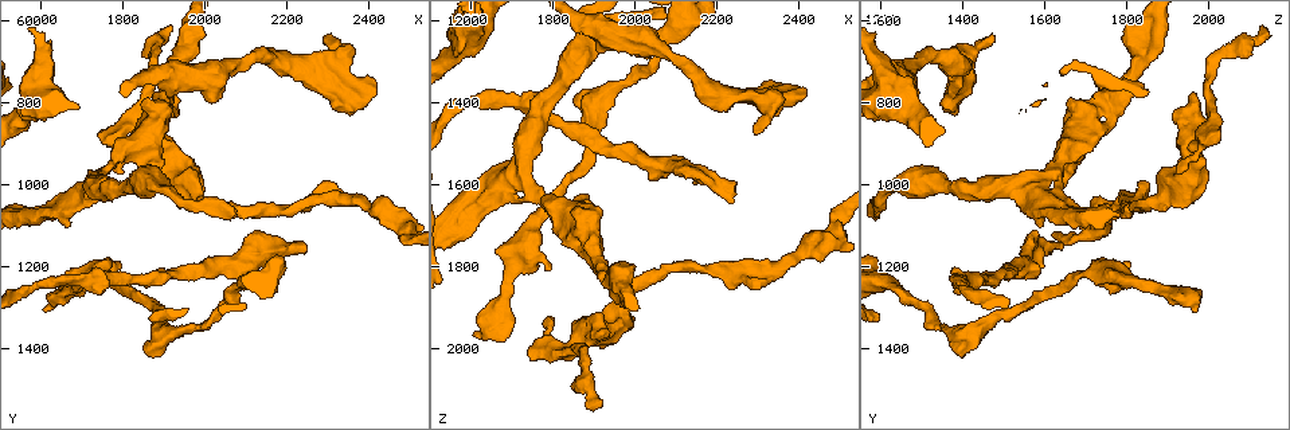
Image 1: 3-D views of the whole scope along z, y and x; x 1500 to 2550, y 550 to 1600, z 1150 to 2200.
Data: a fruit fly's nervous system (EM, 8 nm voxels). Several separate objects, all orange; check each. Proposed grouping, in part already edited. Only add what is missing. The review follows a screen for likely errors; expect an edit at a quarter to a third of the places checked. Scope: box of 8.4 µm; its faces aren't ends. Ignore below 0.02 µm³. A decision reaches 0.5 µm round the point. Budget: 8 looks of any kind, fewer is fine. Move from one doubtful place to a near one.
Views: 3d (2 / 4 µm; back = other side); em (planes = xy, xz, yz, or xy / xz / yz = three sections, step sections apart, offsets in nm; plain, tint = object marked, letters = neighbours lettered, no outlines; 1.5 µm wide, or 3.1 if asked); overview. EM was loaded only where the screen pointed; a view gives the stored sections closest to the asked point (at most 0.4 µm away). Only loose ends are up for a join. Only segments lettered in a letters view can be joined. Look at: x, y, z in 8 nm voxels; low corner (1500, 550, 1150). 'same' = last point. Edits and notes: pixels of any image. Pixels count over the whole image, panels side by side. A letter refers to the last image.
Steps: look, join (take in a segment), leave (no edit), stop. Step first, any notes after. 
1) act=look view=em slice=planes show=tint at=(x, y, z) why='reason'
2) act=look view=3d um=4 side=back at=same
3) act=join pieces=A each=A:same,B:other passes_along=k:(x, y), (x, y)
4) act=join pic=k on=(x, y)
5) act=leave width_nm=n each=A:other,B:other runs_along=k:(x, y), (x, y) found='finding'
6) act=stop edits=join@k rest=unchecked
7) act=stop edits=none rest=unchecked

act=look view=3d um=4 at=(1605, 1305, 1970) why='branch stops here'

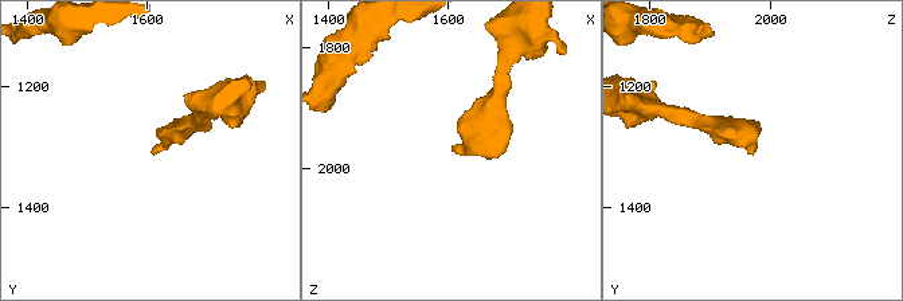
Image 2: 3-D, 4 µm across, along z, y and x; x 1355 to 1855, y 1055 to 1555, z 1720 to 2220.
act=look view=em slice=xz step=4 show=letters at=(1605, 1310, 1965) why='now the EM'

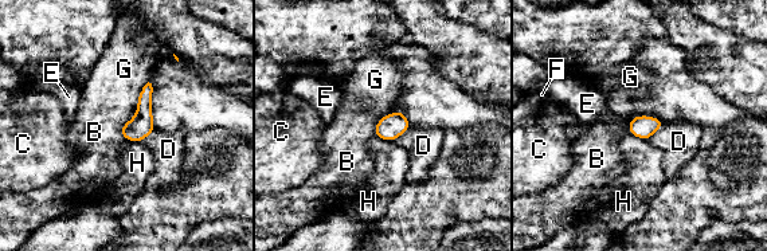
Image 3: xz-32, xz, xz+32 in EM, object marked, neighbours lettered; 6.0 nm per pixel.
act=look view=em slice=planes show=letters at=same why='another direction'

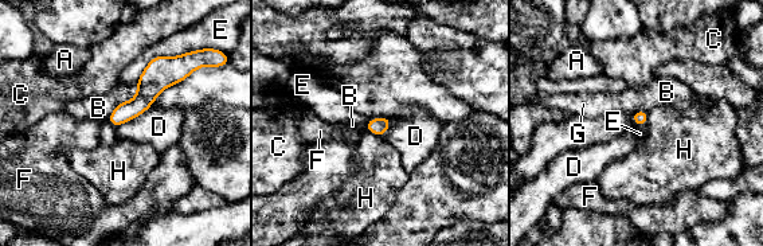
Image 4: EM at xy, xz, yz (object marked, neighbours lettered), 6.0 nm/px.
act=leave longest_contact=D:280nm each=A:other,B:other,C:other,D:other,E:other,F:other,G:other,H:other found='no lettered segment goes on from it'

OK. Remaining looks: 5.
act=look view=3d um=4 at=(1670, 1110, 1585) why='an open end'

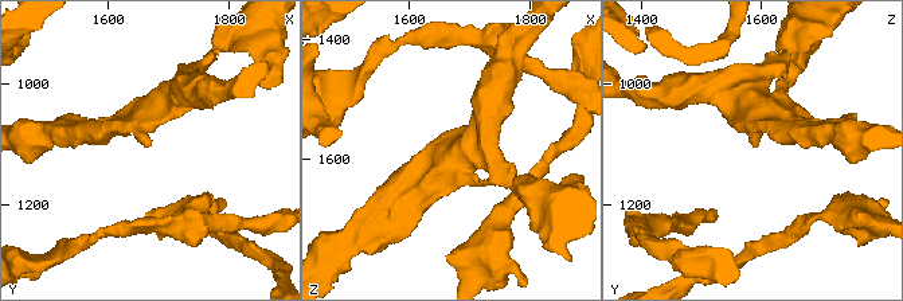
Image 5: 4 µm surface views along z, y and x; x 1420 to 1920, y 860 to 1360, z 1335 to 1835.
act=look view=em slice=planes show=plain at=(1665, 1105, 1580)

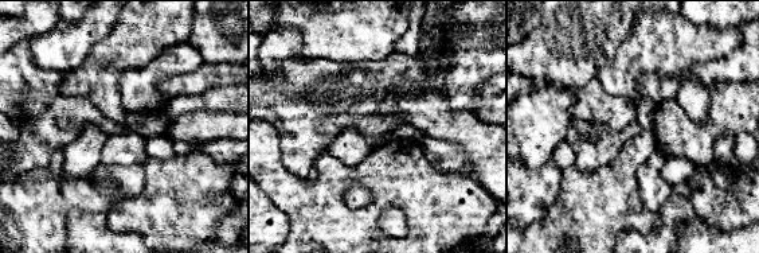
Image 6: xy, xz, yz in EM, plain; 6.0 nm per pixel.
act=look view=em slice=planes show=letters at=same why='what lies round it'

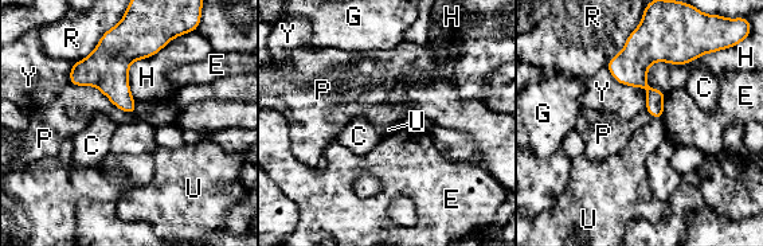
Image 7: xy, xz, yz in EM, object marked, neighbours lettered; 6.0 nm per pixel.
act=leave longest_contact=H:480nm each=C:other,E:other,G:other,H:other,P:other,R:other,U:other,Y:other border=7:(85, 85), (135, 114) found='no lettered segment goes on from it'

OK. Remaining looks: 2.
act=look view=3d um=4 at=(1850, 1005, 1650)

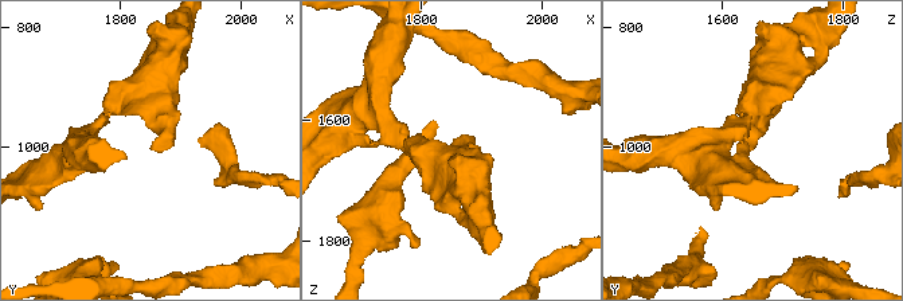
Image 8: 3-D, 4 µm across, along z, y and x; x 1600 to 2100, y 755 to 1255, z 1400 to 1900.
act=look view=em slice=planes show=letters at=(1855, 1000, 1645)

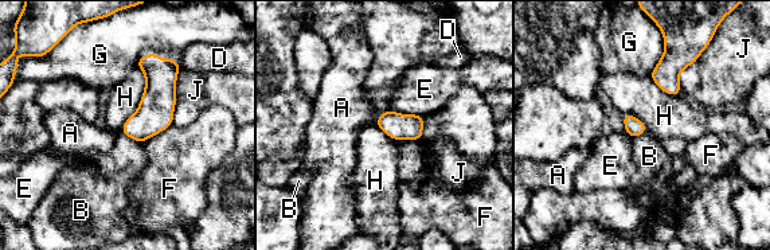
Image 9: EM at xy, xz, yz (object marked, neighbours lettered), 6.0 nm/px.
act=leave each=A:other,B:other,D:other,E:other,F:other,G:other,H:other,J:other border=9:(137, 66), (144, 92), (118, 132) found='none of them fits'

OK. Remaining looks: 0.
act=stop edits=none rest=unchecked

